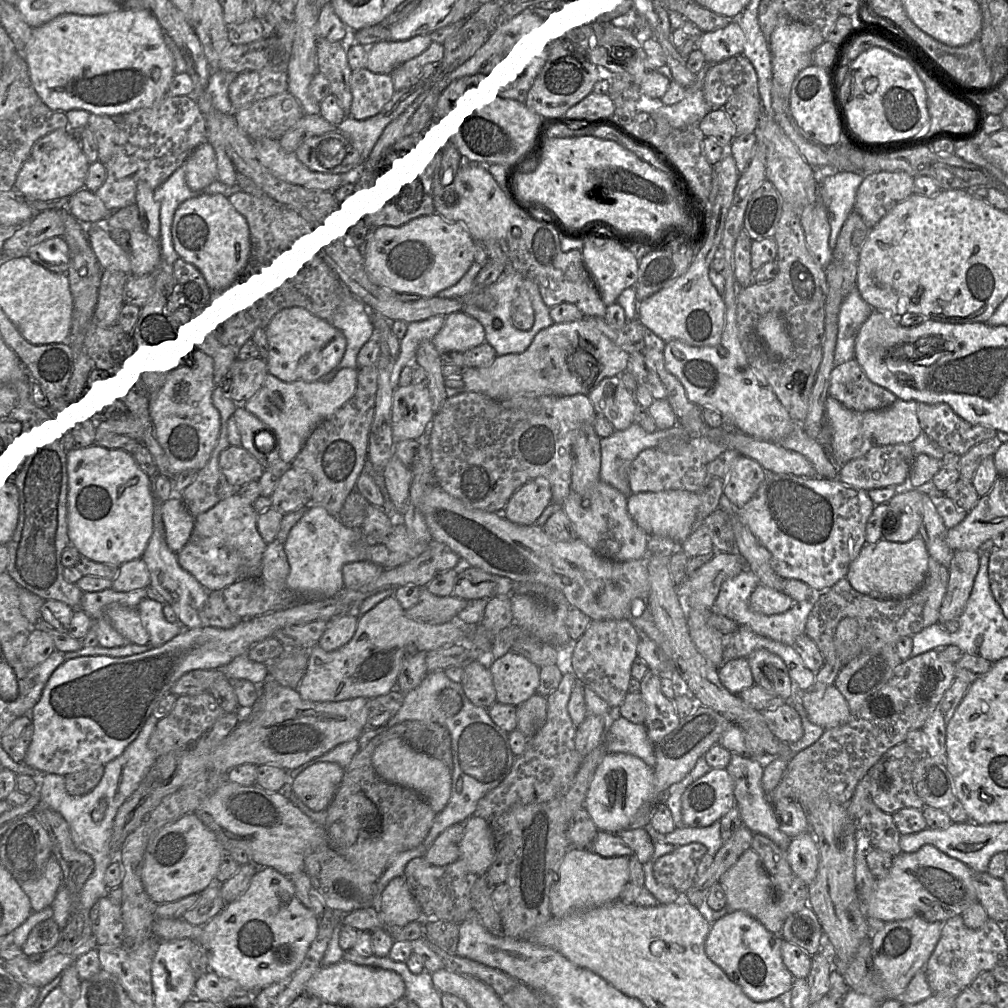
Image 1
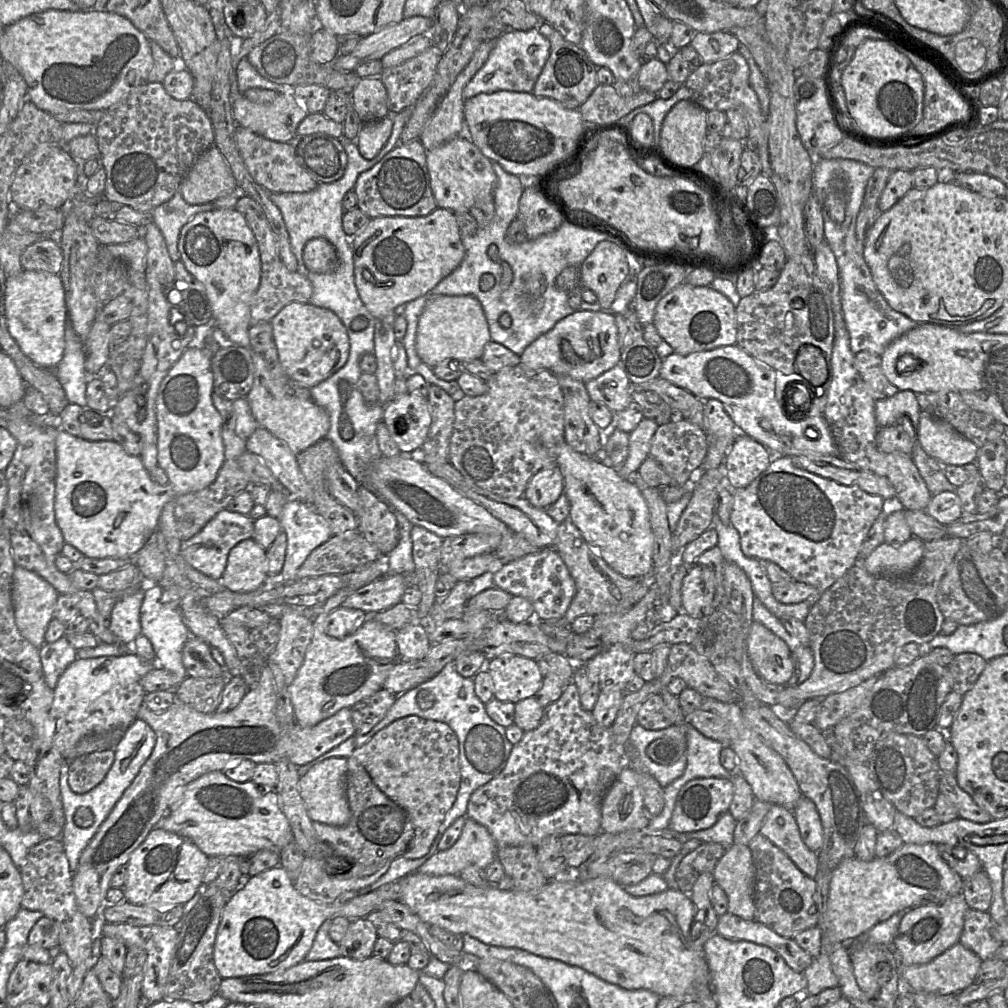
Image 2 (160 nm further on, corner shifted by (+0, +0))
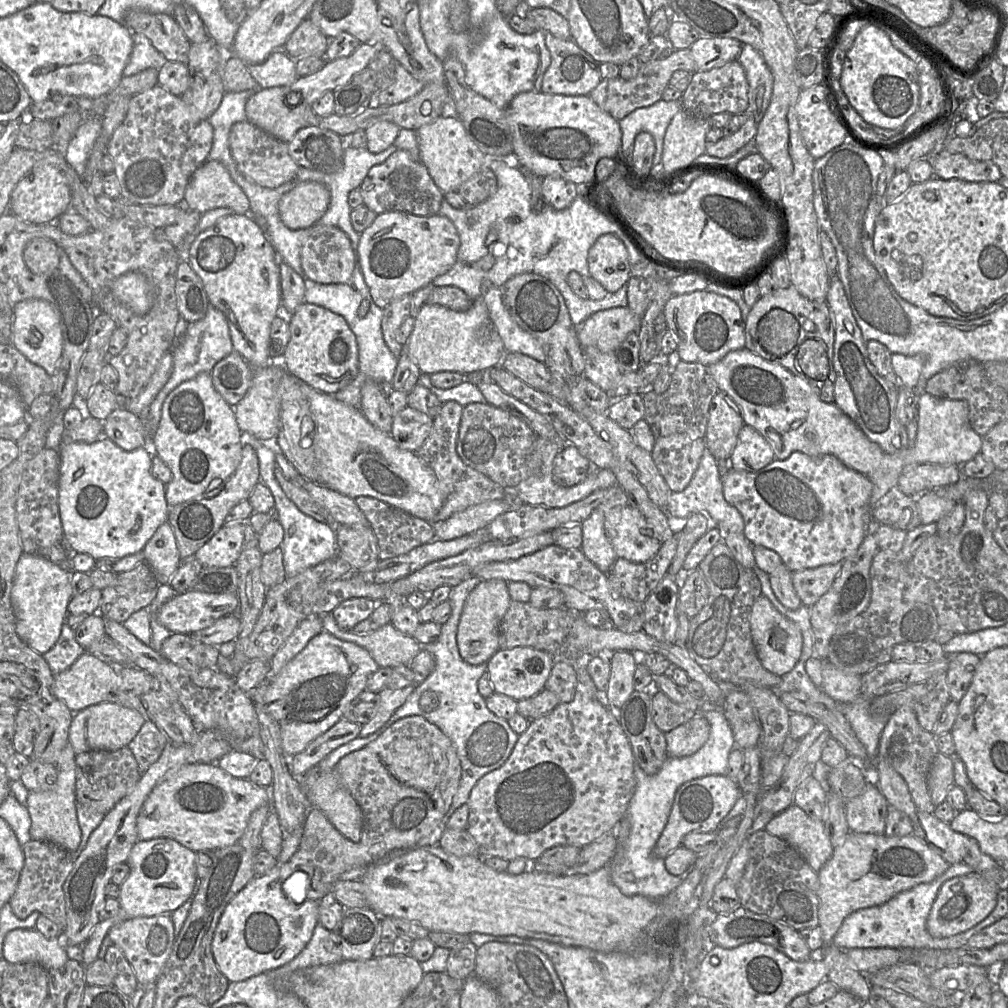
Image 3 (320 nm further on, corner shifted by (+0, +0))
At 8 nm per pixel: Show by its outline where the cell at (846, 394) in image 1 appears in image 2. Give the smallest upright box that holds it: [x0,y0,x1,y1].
[855,351,899,401]

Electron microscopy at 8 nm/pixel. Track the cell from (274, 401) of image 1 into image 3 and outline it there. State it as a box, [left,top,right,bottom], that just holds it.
[186,214,281,369]

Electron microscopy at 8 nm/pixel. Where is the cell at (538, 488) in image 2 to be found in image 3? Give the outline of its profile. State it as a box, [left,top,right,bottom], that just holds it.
[553,444,594,487]

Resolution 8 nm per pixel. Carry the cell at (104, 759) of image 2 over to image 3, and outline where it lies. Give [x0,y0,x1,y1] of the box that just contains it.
[76,747,143,814]

